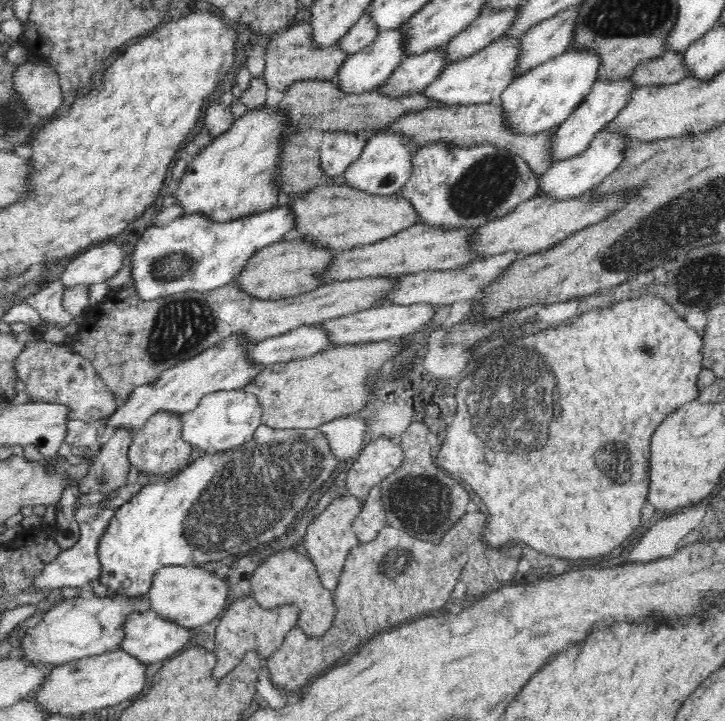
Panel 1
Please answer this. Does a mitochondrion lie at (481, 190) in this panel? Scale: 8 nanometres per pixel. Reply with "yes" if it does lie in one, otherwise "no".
yes

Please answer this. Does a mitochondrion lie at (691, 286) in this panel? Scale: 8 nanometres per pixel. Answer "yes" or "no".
yes

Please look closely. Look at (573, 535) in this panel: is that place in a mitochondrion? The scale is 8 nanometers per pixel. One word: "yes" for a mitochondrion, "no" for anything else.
no

